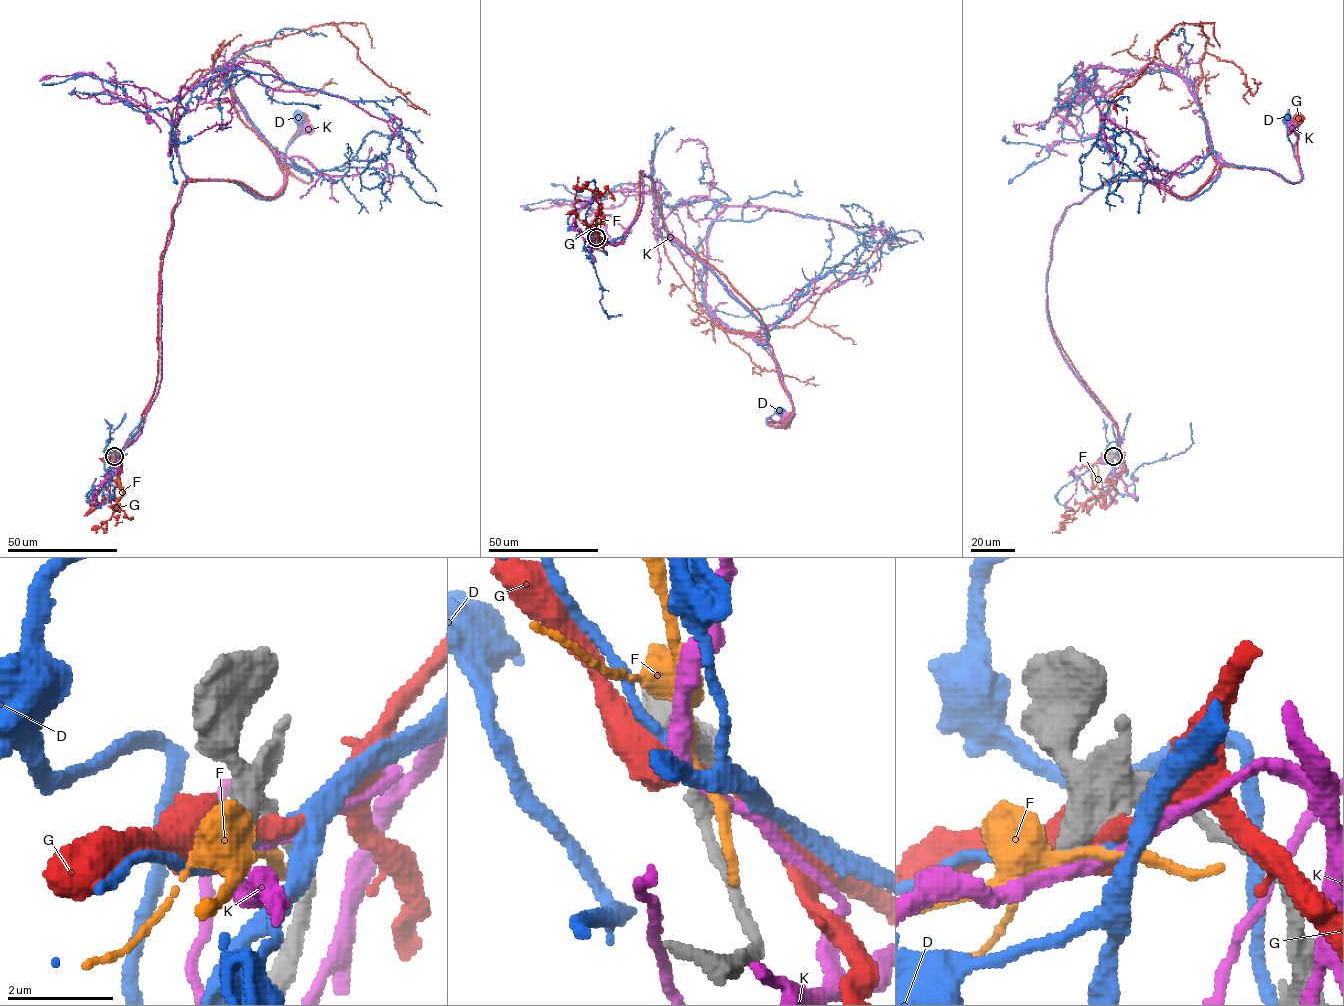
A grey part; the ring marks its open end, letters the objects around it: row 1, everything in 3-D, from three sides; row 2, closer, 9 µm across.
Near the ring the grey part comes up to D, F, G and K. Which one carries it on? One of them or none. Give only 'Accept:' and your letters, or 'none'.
Accept: D

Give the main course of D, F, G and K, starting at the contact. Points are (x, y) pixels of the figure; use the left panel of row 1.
D: (114, 456), (161, 378), (185, 177), (265, 199), (282, 164), (310, 182), (284, 162), (298, 118)
F: (114, 457), (111, 460), (122, 492), (118, 497)
G: (114, 456), (157, 378), (181, 184), (276, 196), (290, 166), (308, 183), (285, 160), (302, 120)
K: (114, 457), (158, 392), (182, 188), (234, 180), (272, 198), (278, 157), (309, 183), (285, 162), (306, 128)

